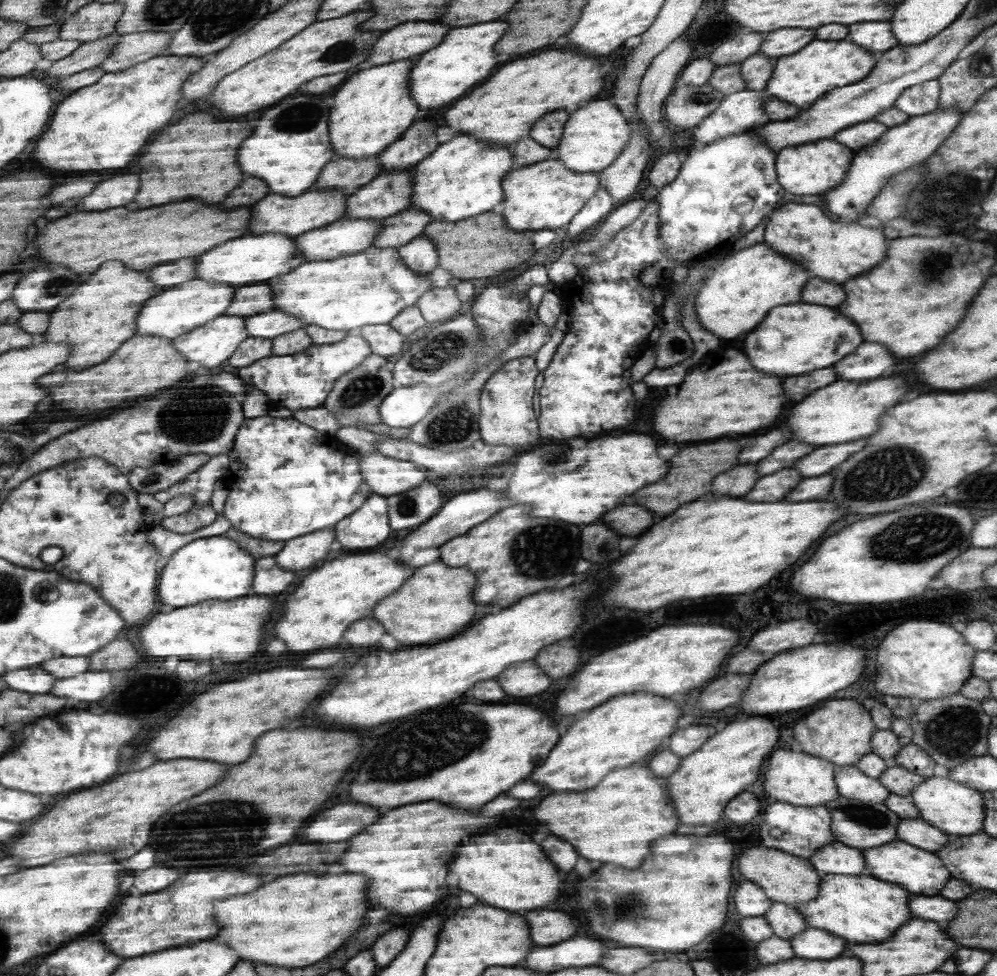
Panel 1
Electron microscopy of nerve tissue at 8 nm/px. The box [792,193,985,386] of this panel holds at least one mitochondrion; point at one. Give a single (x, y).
(924, 276)

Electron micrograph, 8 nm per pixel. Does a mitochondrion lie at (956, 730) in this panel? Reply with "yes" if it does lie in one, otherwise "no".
yes

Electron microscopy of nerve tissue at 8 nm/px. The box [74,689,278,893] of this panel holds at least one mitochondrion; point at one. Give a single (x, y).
(246, 810)

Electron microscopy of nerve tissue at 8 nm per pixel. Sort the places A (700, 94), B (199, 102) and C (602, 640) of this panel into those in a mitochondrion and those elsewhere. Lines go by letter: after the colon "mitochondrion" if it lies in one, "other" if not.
A: mitochondrion
B: other
C: other

